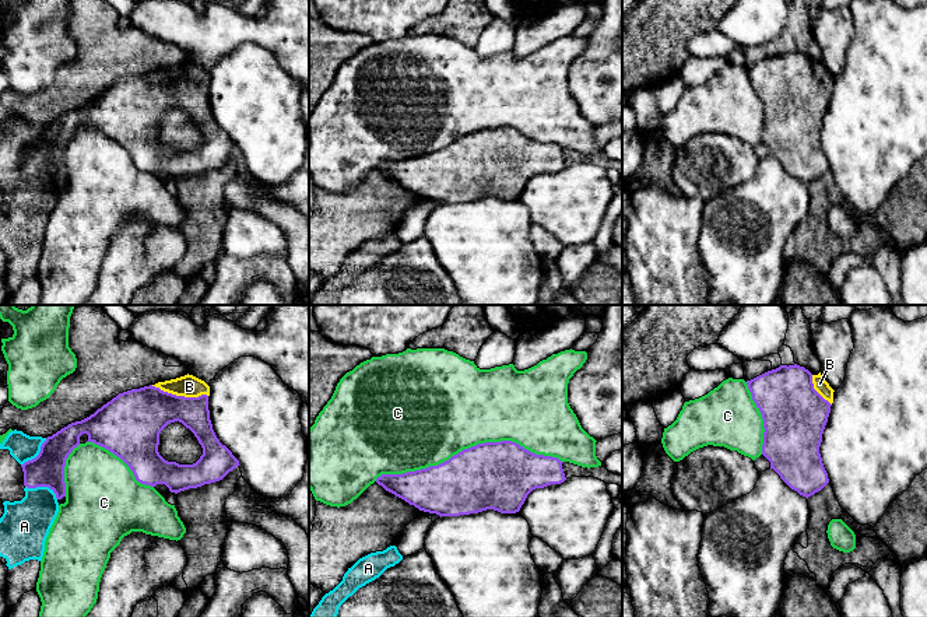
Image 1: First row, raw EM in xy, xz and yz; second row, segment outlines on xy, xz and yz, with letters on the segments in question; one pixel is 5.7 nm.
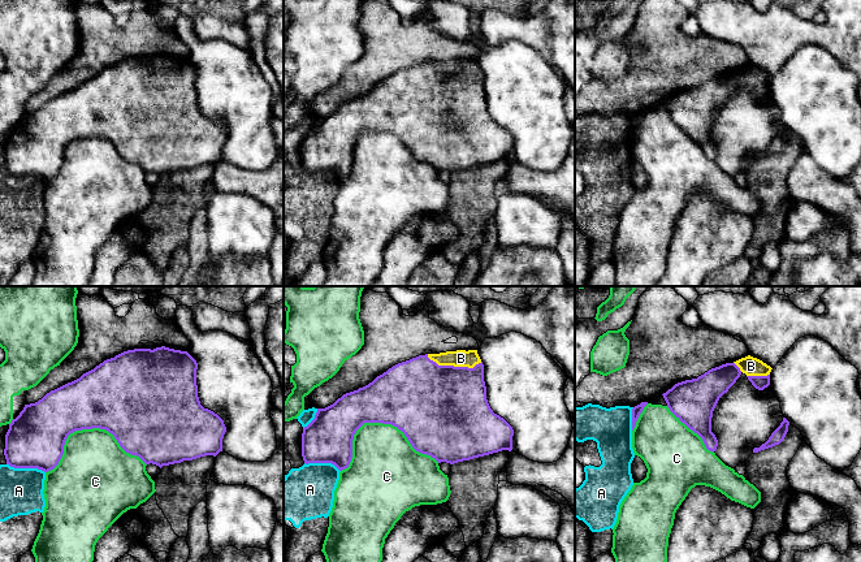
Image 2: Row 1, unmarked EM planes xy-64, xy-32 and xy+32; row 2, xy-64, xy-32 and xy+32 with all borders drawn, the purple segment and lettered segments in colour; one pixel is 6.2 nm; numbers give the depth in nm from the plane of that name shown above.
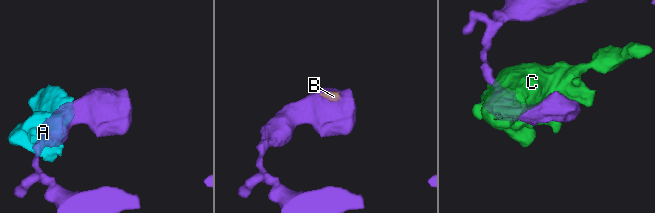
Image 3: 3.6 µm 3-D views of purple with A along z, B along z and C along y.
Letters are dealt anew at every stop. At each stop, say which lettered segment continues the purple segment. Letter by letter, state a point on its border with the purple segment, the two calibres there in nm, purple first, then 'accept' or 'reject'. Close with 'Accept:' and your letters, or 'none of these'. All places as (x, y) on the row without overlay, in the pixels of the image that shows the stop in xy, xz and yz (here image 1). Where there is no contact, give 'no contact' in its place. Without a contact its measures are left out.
A: meets purple in xy at (42, 172); 190 nm thick on the purple side, 280 nm on the other; reject
B: meets purple in xy at (179, 83); 300 nm thick on the purple side, 130 nm on the other; accept
C: meets purple in xz at (469, 135); 400 nm thick on the purple side, 500 nm on the other; reject
Accept: B

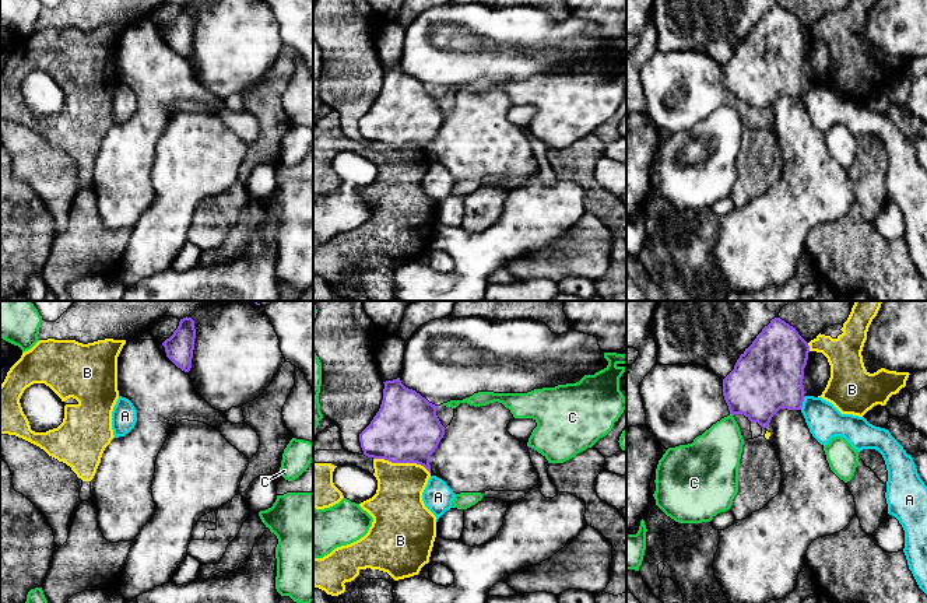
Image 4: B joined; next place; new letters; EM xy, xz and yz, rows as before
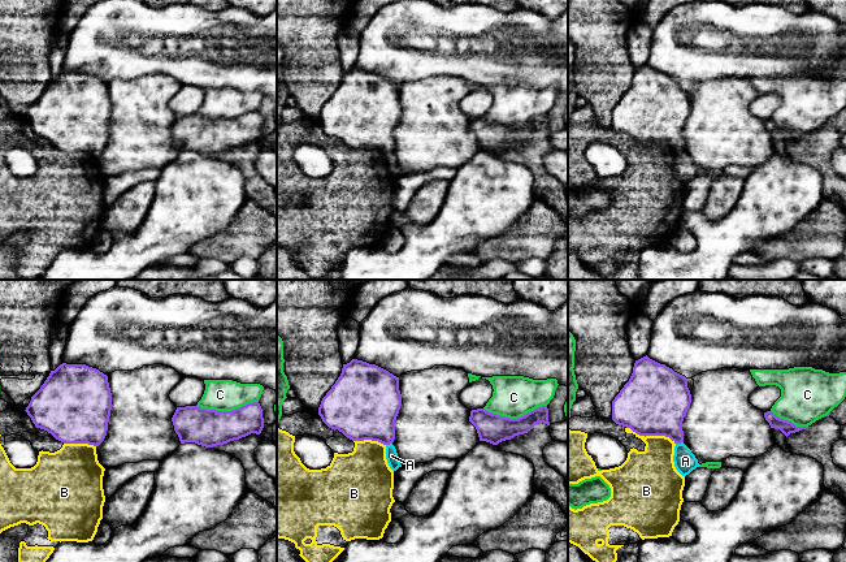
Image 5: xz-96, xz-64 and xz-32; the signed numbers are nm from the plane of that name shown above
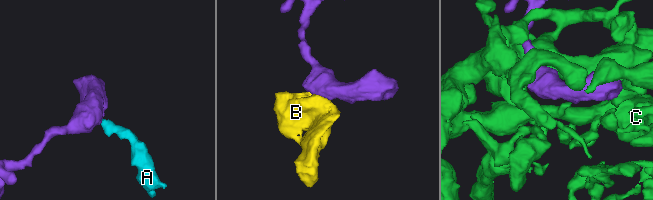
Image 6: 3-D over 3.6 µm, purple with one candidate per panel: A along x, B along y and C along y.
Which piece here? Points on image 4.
A: meets purple in yz at (801, 90); 400 nm thick on the purple side, 200 nm on the other; reject
B: meets purple in xz at (401, 149); 380 nm thick on the purple side, 300 nm on the other; reject
C: no contact; reject
Accept: none of these

